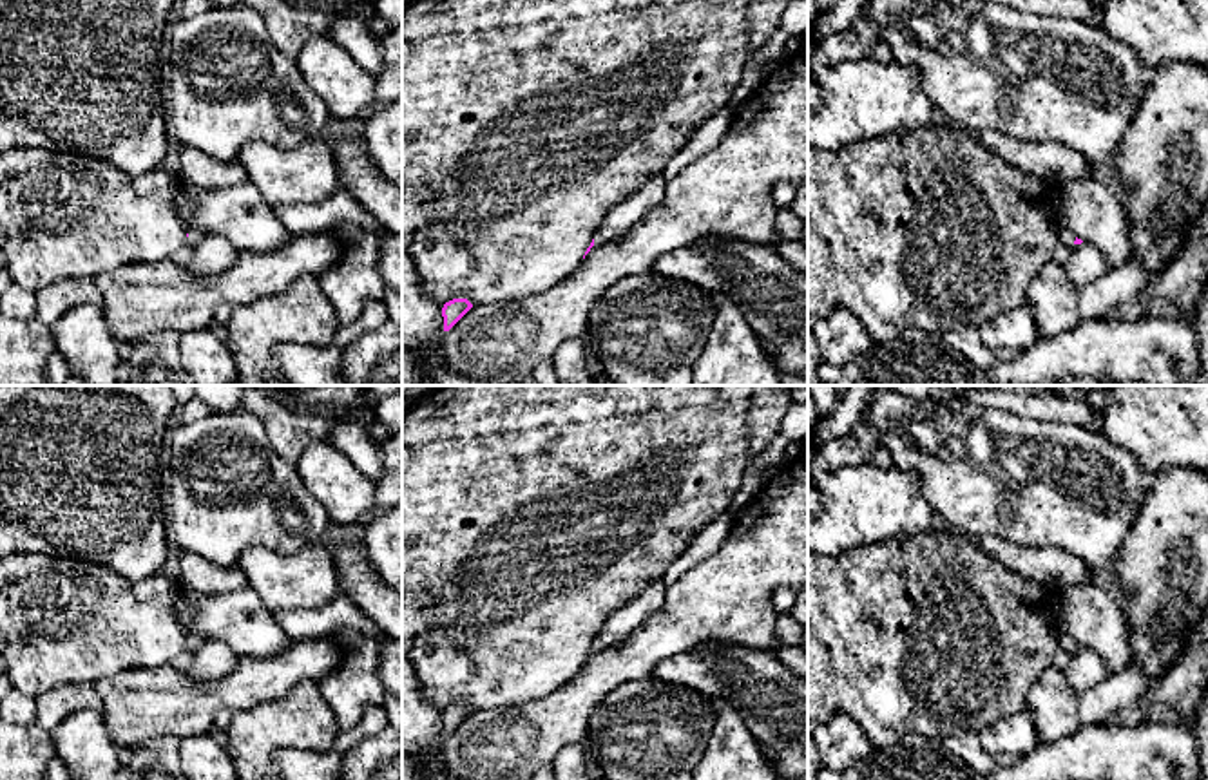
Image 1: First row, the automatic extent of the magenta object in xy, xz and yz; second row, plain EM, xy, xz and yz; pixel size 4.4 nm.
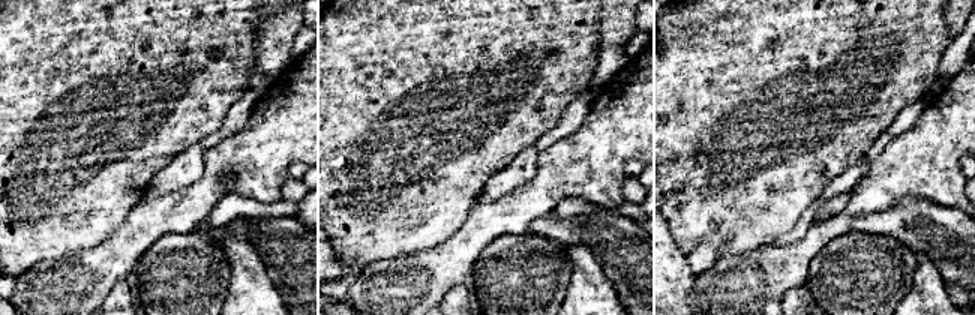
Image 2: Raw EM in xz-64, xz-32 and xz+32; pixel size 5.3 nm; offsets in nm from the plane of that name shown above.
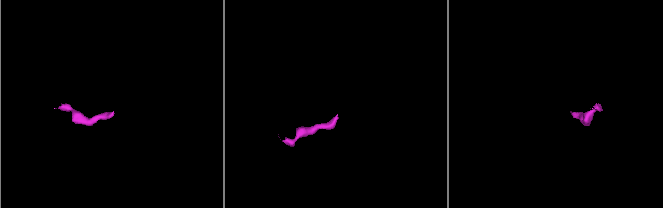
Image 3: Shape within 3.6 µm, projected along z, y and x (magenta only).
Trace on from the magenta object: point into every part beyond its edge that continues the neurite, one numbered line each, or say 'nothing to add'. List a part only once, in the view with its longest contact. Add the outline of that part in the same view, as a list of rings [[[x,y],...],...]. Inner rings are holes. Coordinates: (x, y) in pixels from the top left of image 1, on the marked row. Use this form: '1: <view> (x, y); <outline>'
1: xz (627, 214); [[[659,174],[654,176],[647,185],[643,185],[643,188],[638,190],[632,197],[616,205],[596,232],[594,246],[625,235],[652,210],[661,206],[665,199],[665,188],[666,183]]]

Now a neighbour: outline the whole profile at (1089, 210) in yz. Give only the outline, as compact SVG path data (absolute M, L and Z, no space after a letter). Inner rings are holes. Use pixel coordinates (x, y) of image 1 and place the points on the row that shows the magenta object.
M1094 177L1076 179L1061 188L1059 214L1065 228L1092 244L1110 270L1132 259L1123 199Z

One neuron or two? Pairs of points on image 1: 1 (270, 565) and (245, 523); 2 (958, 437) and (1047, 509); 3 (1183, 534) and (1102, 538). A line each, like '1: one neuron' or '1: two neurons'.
1: two neurons
2: one neuron
3: two neurons

